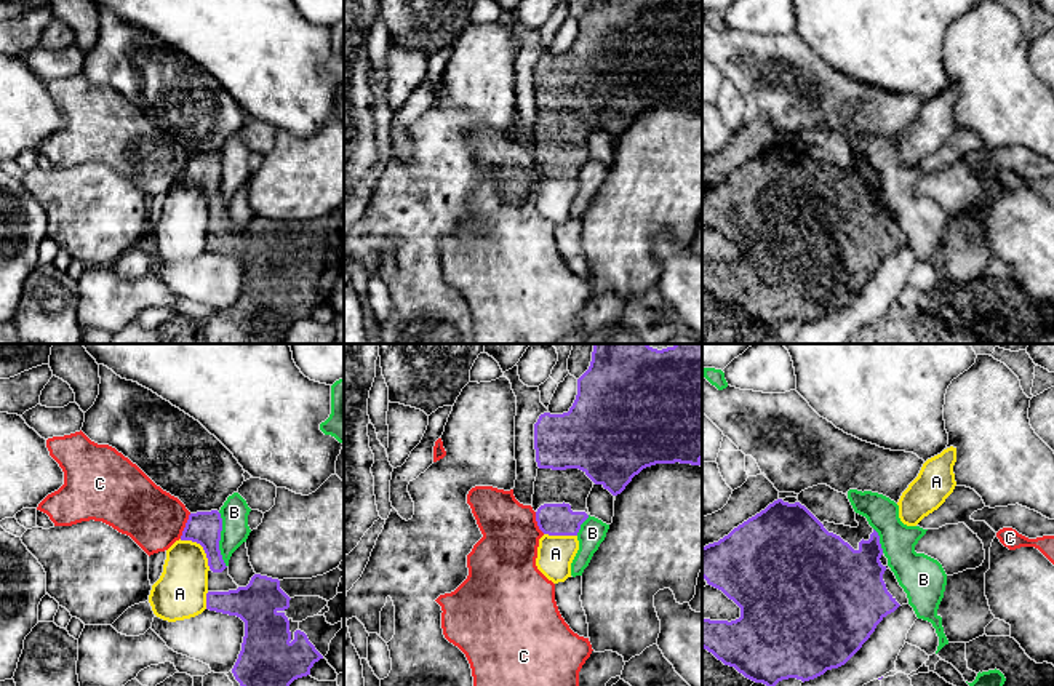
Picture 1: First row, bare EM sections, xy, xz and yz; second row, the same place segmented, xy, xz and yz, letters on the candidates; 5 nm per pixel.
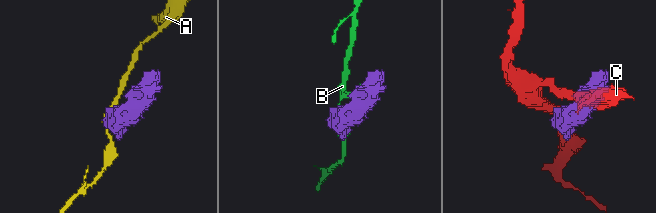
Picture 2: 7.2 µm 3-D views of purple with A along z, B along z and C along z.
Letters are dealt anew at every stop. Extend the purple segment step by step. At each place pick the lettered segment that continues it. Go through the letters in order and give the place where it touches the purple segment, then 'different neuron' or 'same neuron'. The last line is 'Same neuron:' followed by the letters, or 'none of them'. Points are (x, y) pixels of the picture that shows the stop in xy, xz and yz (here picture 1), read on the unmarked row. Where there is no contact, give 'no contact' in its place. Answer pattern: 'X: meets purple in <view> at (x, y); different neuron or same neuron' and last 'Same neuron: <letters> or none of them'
A: meets purple in xy at (202, 187); different neuron
B: meets purple in xy at (219, 181); different neuron
C: meets purple in xy at (186, 168); different neuron
Same neuron: none of them

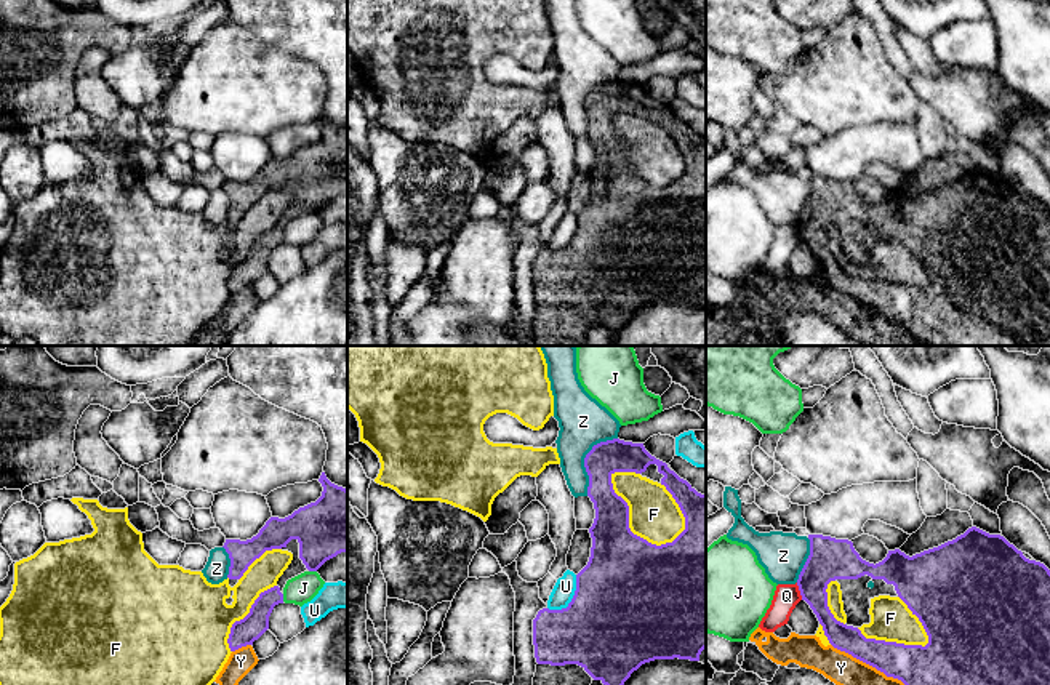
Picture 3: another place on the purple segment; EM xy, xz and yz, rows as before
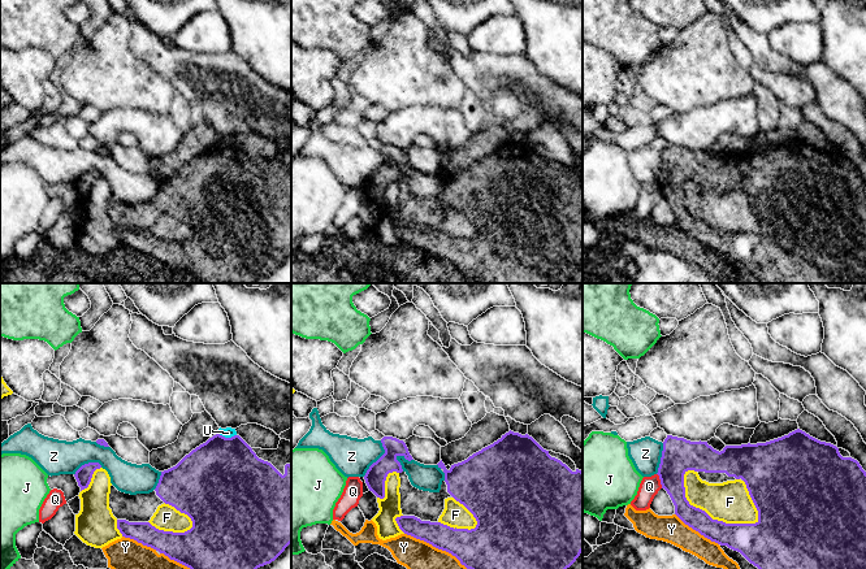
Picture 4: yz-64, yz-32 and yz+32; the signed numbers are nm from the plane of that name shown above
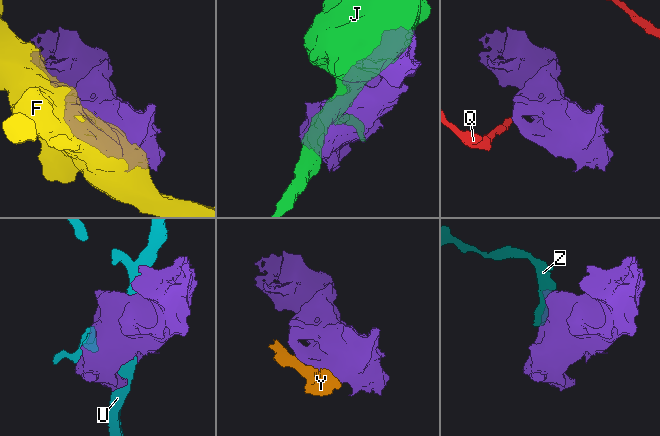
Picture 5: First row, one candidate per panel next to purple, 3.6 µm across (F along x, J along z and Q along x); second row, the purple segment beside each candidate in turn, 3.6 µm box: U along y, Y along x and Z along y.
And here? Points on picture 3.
F: meets purple in xz at (629, 170); different neuron
J: meets purple in xy at (312, 212); different neuron
Q: meets purple in yz at (799, 231); different neuron
U: meets purple in xz at (572, 240); different neuron
Y: meets purple in yz at (879, 311); different neuron
Z: meets purple in xz at (585, 101); different neuron
Same neuron: none of them

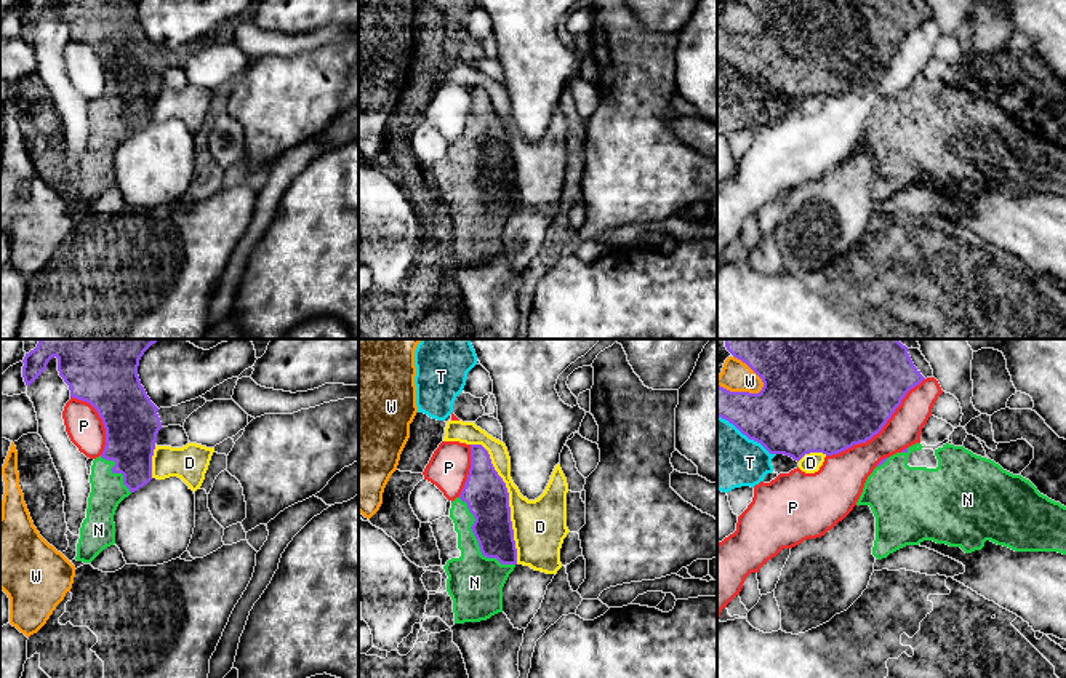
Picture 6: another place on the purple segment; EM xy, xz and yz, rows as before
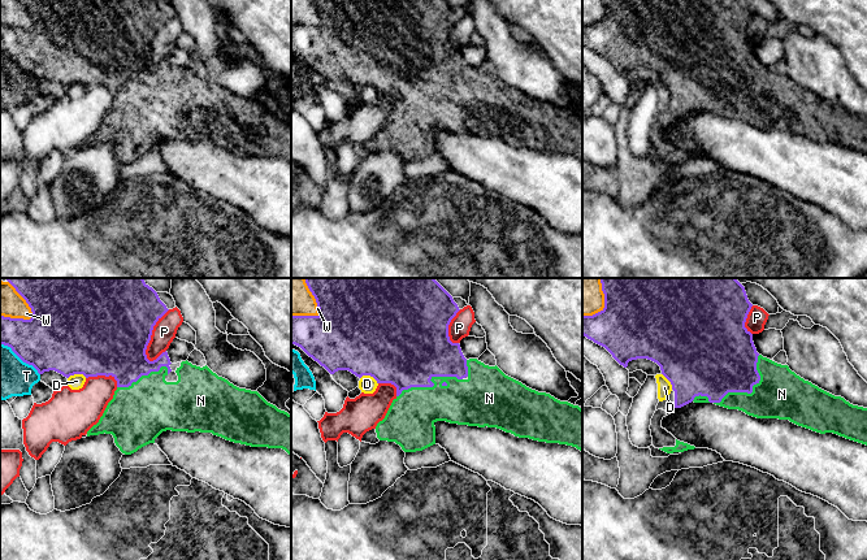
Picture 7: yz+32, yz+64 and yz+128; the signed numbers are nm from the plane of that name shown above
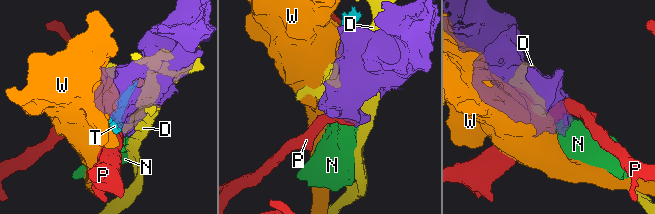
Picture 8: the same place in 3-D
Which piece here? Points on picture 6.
D: meets purple in xz at (508, 141); different neuron
N: meets purple in xz at (477, 183); same neuron
P: meets purple in yz at (879, 72); different neuron
T: meets purple in yz at (746, 77); different neuron
W: meets purple in yz at (741, 34); different neuron
Same neuron: N

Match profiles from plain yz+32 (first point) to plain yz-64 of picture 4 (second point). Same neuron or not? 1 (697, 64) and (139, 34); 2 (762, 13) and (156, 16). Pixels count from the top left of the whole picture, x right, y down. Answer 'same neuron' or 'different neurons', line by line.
1: different neurons
2: same neuron

